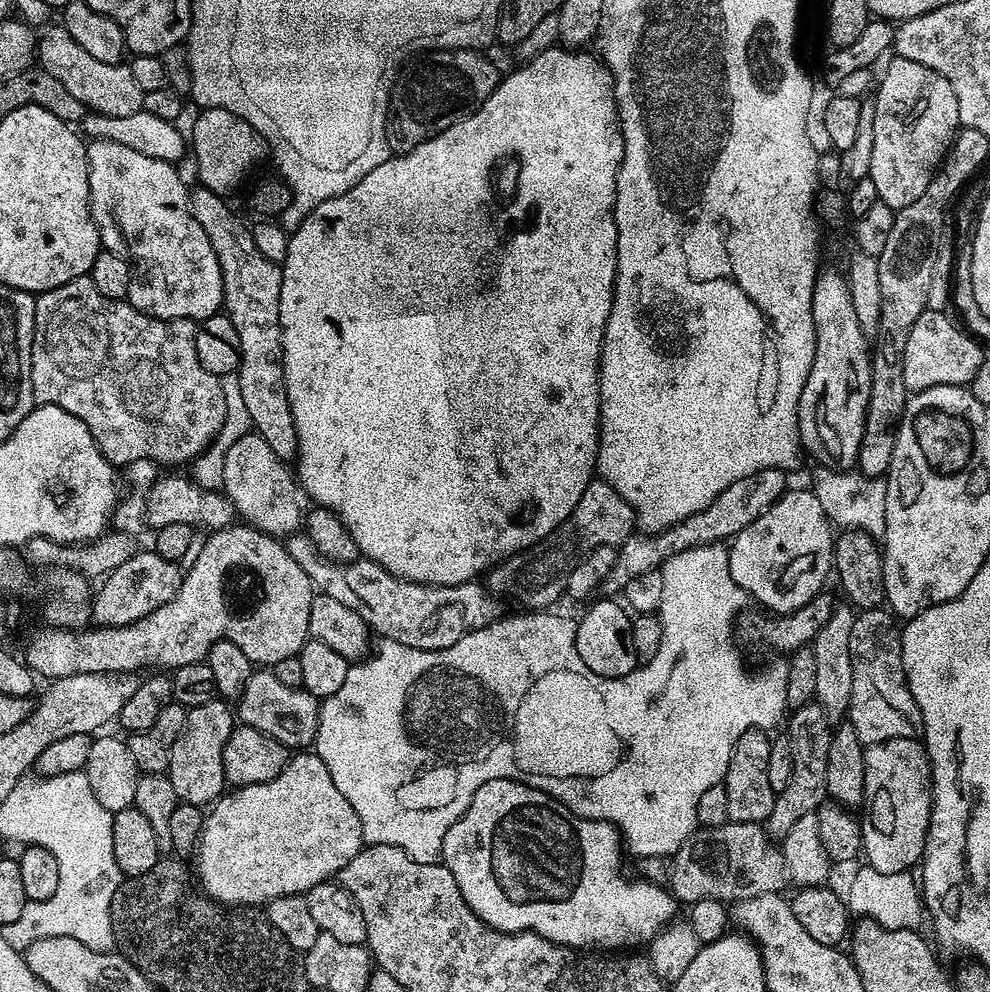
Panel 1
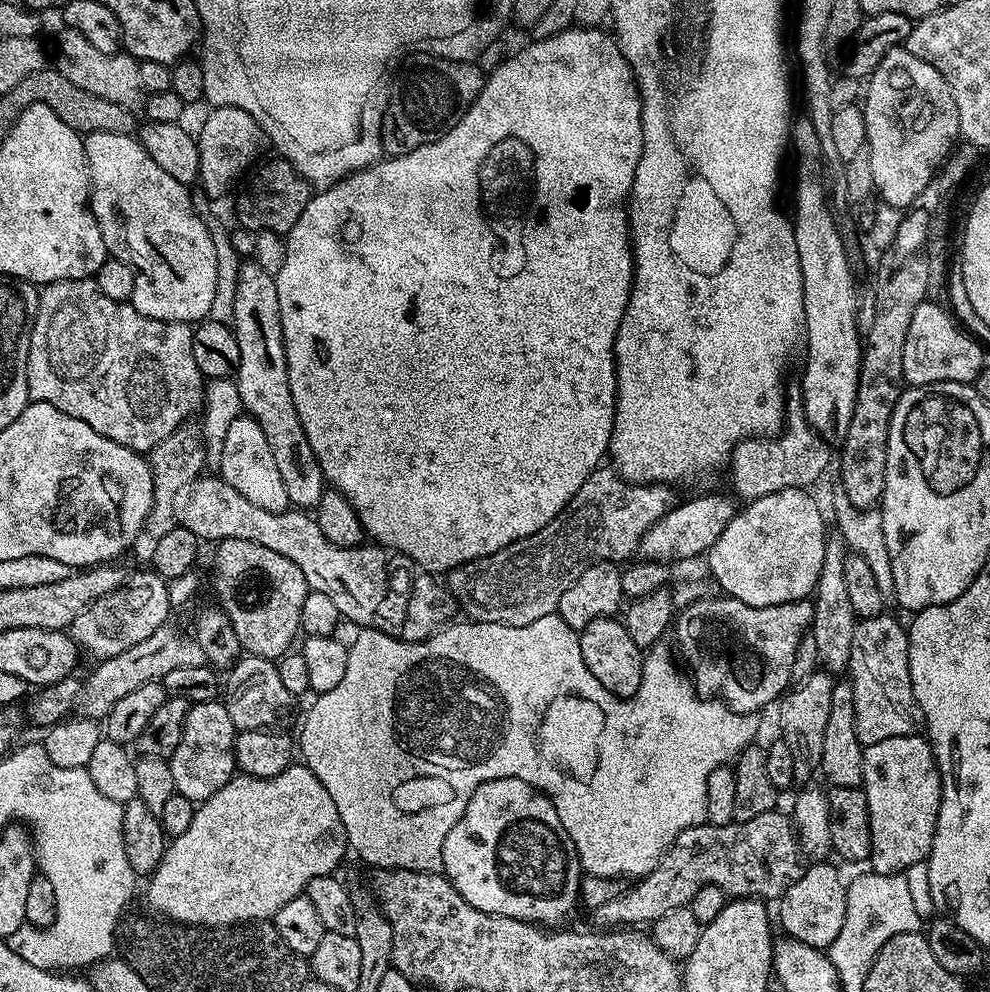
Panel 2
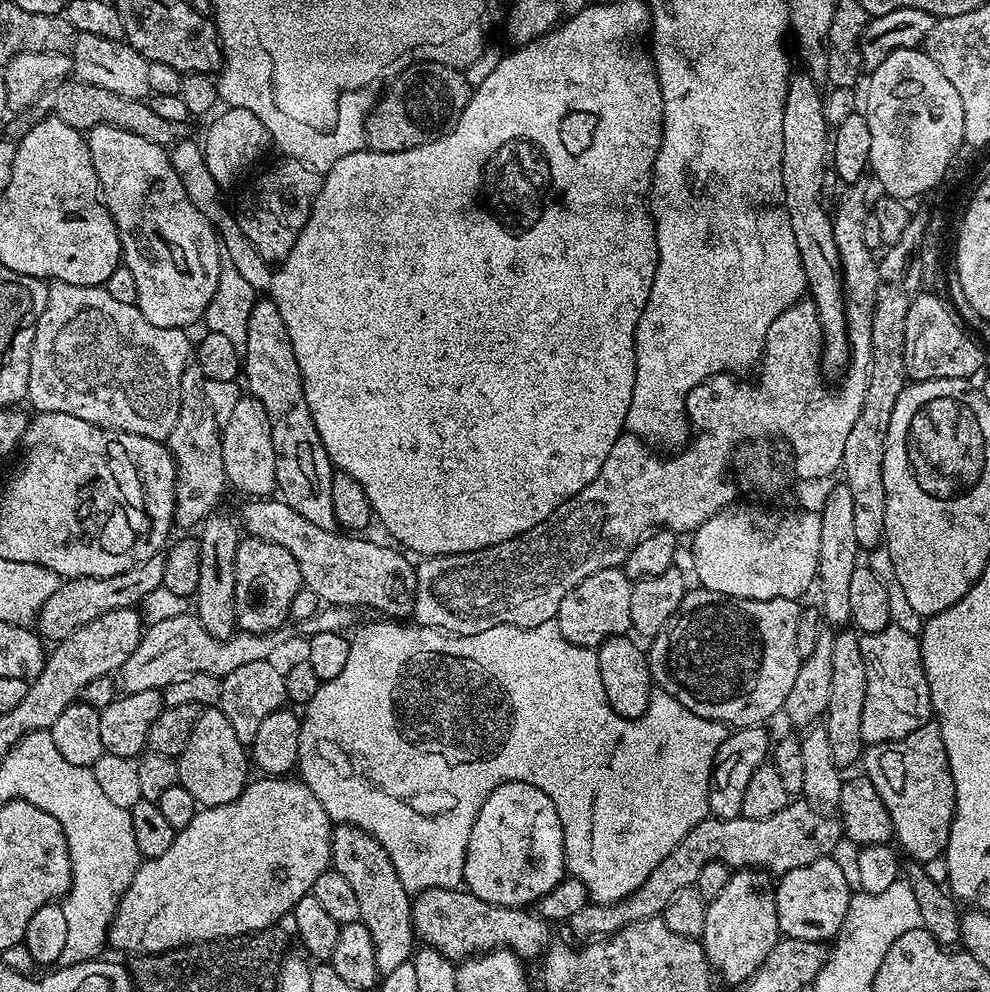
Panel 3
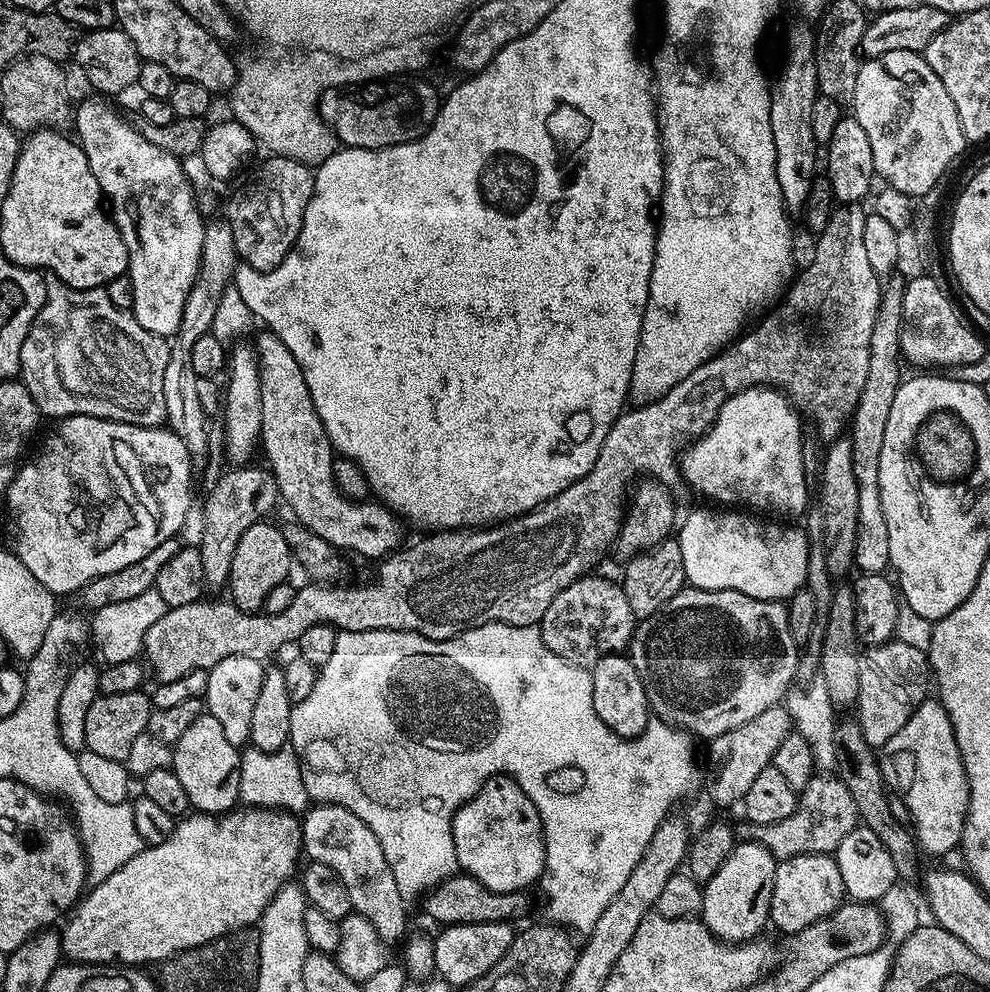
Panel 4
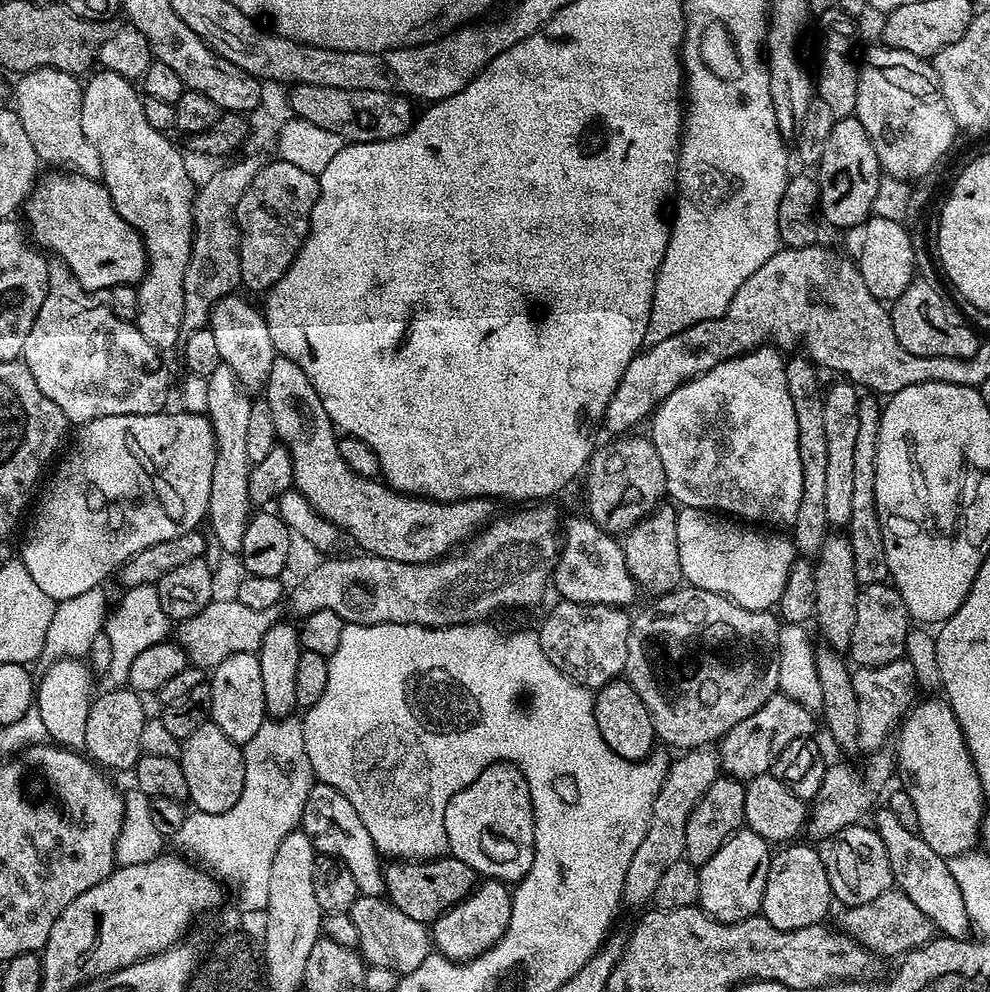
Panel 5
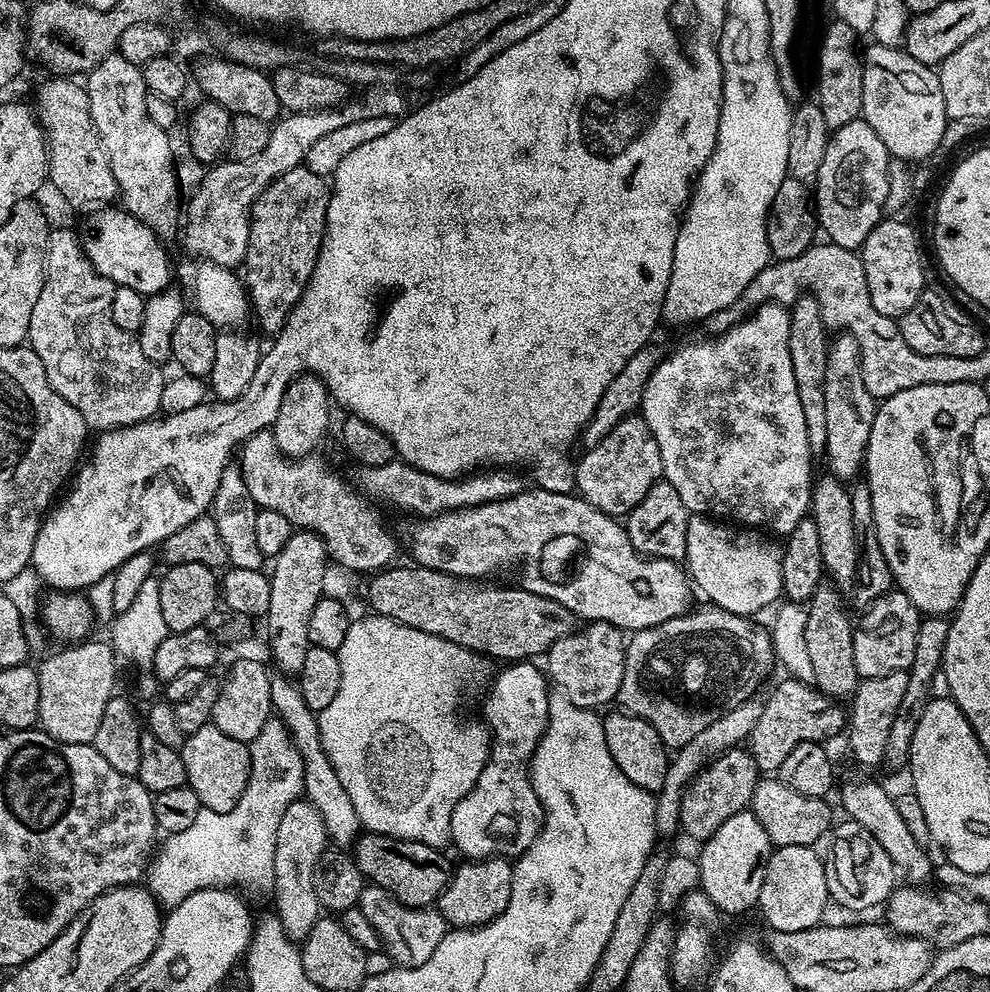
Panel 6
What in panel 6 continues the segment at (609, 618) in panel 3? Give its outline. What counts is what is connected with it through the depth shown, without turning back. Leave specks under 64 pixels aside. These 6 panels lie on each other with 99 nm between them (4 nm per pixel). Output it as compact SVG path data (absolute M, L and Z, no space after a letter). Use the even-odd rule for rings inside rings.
M594 620L577 627L571 631L568 636L558 638L558 640L548 648L546 659L548 659L548 668L546 667L547 679L551 681L555 687L557 684L557 686L560 687L557 689L559 689L563 695L567 696L570 702L574 702L574 706L600 710L603 704L608 704L611 700L615 701L620 695L622 674L626 666L626 636L621 629L615 628L614 625Z

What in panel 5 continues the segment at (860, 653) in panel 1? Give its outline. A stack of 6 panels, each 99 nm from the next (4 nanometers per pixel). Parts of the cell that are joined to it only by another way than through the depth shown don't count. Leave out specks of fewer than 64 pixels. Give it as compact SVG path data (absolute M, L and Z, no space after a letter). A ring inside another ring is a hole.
M905 658L886 662L877 668L857 667L852 672L854 694L858 694L858 738L860 748L871 754L887 745L888 735L903 721L913 707L912 695L918 692L914 667Z

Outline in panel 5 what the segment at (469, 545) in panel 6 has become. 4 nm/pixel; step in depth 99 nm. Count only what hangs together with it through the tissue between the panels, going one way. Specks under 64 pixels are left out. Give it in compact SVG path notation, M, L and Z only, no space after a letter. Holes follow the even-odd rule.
M282 354L277 355L274 366L270 366L267 392L268 416L272 419L272 428L276 431L277 438L280 439L277 441L292 453L292 482L295 491L301 492L306 502L310 502L321 516L335 524L341 533L348 535L349 532L360 547L357 549L363 550L367 555L390 558L394 562L407 564L429 564L430 561L449 555L465 542L471 541L493 519L494 504L488 498L437 502L395 491L389 488L387 483L370 476L356 475L342 458L338 429L318 398L316 384L306 378L304 371L290 358ZM576 516L569 524L563 525L560 559L556 565L556 571L552 574L552 584L561 592L559 595L570 602L605 604L606 606L627 609L628 604L635 602L638 589L630 570L626 566L621 541L613 533L602 531L591 518L581 516Z

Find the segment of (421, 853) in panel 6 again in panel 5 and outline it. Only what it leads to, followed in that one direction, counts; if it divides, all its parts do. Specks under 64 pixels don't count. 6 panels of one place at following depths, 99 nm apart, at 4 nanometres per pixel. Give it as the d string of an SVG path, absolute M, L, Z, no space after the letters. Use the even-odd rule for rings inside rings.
M453 856L424 861L394 860L384 868L385 895L389 903L414 921L427 924L435 923L438 917L457 907L477 884L478 874L474 869Z

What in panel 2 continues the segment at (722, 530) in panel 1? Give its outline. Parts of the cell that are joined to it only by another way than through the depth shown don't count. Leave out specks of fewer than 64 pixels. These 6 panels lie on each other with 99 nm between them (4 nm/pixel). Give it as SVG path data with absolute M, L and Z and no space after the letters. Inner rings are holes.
M696 496L685 504L677 503L665 516L658 518L650 530L646 530L638 549L639 555L646 560L661 562L688 560L691 556L703 557L718 540L718 534L722 534L722 530L736 517L737 501L728 496Z

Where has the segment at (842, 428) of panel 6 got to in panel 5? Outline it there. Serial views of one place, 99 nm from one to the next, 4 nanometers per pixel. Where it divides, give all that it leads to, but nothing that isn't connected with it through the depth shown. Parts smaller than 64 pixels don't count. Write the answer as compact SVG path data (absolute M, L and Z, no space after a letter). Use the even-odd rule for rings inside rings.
M840 382L844 384L827 385L824 392L824 409L826 410L826 450L830 455L826 457L826 518L829 525L840 526L847 525L852 510L852 501L854 495L854 445L858 439L858 402L861 393L857 385L851 382Z

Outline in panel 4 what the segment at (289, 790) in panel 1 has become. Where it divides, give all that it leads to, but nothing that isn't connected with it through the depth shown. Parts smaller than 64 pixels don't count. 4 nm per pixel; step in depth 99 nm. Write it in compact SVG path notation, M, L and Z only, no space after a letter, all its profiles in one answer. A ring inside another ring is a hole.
M245 807L245 812L233 810L227 814L192 814L181 819L176 825L174 834L166 842L153 844L145 847L143 852L138 853L130 862L126 862L114 874L110 874L105 880L95 885L92 893L89 891L75 905L74 911L67 917L68 925L62 931L63 955L72 962L83 962L86 964L103 964L105 966L148 966L152 964L171 960L179 952L188 948L197 948L203 944L209 944L219 936L225 936L228 932L237 932L239 928L253 927L261 919L269 902L276 894L293 879L296 872L296 863L304 852L304 826L299 815L279 808Z

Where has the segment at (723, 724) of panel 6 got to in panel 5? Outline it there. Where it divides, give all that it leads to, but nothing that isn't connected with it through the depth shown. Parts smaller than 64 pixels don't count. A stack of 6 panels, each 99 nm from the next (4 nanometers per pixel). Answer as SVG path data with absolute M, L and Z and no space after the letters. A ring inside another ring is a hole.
M711 747L694 748L685 751L677 760L668 765L668 773L658 790L658 798L654 798L654 806L650 814L650 822L646 830L646 838L634 850L634 858L630 858L630 870L626 872L623 903L644 904L655 897L658 881L666 874L669 866L674 866L684 856L686 846L686 822L694 810L694 806L706 794L706 790L718 779L721 771L720 757Z

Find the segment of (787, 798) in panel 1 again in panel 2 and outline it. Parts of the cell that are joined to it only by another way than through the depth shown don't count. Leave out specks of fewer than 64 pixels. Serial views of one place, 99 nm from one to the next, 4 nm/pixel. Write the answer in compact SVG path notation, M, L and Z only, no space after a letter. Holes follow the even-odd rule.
M817 670L810 673L805 680L789 687L778 701L780 707L779 735L790 746L790 754L794 754L794 774L797 781L804 782L808 775L820 767L822 758L822 737L826 735L826 717L830 714L830 694L833 677L827 671Z

